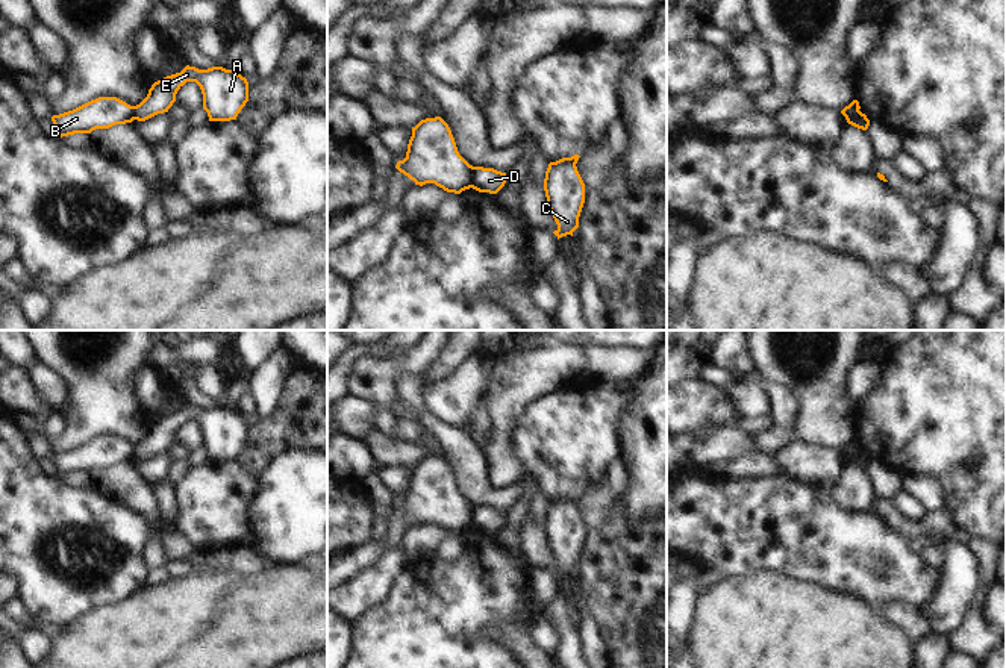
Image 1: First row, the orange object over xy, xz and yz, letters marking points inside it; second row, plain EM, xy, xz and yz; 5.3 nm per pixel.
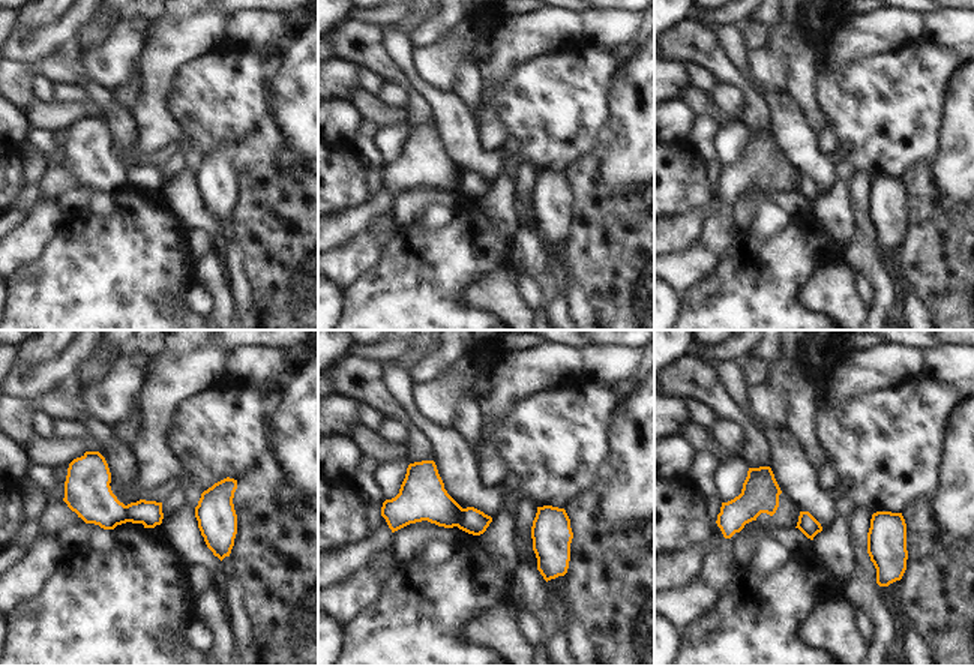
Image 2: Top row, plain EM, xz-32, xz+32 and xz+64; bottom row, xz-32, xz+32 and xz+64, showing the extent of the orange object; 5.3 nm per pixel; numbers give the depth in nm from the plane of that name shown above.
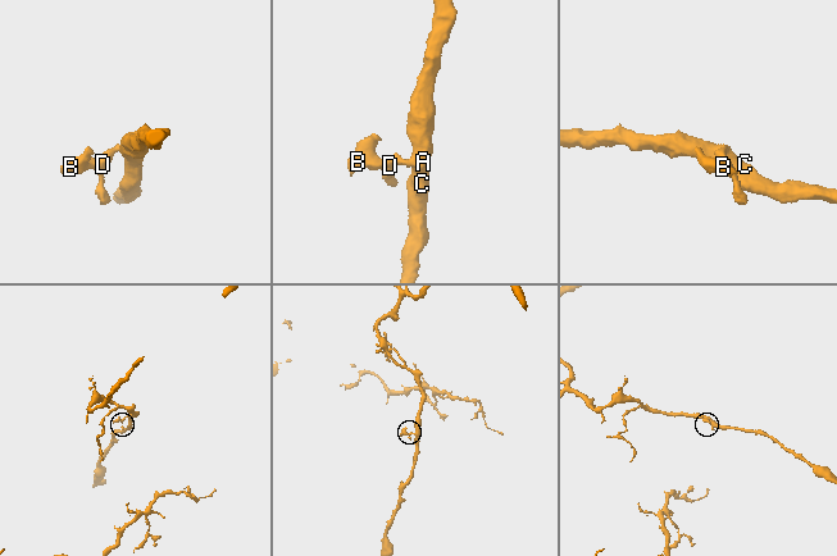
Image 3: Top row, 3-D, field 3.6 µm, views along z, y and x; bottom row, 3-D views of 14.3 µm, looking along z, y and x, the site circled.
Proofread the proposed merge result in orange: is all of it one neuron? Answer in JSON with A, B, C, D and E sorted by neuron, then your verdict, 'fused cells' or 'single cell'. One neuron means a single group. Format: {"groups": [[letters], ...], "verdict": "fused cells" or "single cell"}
{"groups": [["A", "C", "D", "E"], ["B"]], "verdict": "fused cells"}

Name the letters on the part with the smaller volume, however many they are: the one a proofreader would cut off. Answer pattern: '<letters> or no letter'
B

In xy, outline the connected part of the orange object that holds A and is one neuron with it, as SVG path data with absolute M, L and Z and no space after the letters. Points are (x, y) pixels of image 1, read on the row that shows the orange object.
M186 65L180 73L167 76L152 85L147 97L133 106L133 120L145 121L158 114L168 112L176 101L177 91L186 83L195 82L203 94L203 109L209 121L236 120L248 101L248 82L223 67L198 70Z

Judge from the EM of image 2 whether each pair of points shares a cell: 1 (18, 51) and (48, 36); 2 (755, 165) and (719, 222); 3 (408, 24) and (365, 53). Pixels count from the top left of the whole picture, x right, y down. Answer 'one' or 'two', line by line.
1: one
2: one
3: one

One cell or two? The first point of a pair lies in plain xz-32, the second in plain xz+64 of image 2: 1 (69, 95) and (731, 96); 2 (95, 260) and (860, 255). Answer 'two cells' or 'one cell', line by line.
1: one cell
2: two cells

